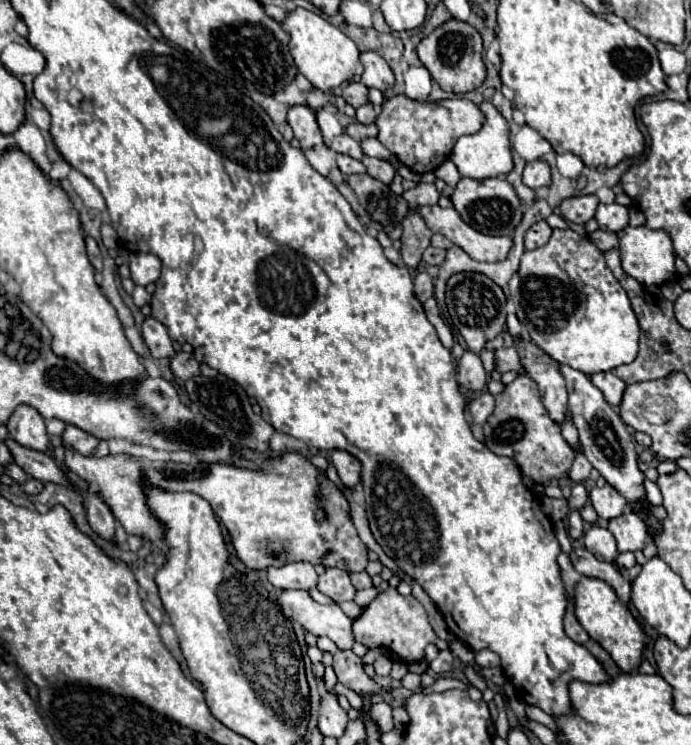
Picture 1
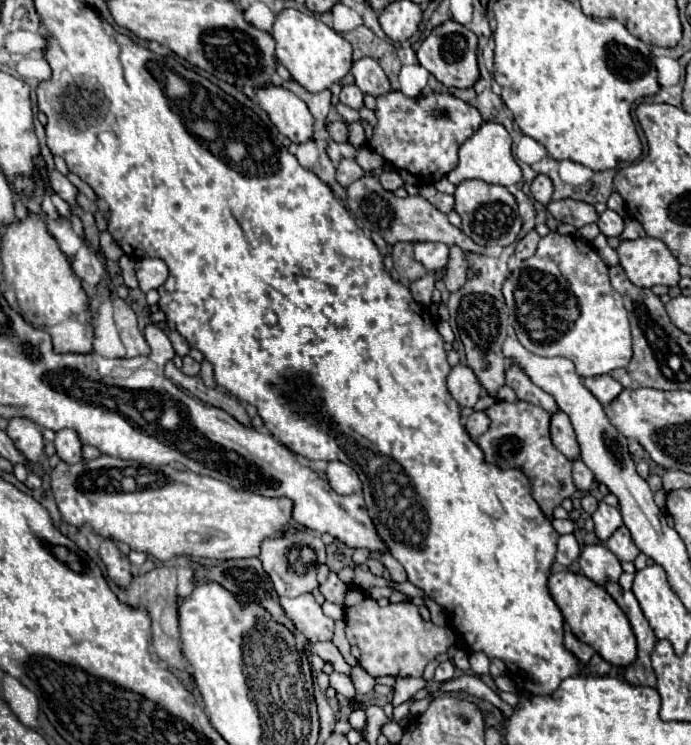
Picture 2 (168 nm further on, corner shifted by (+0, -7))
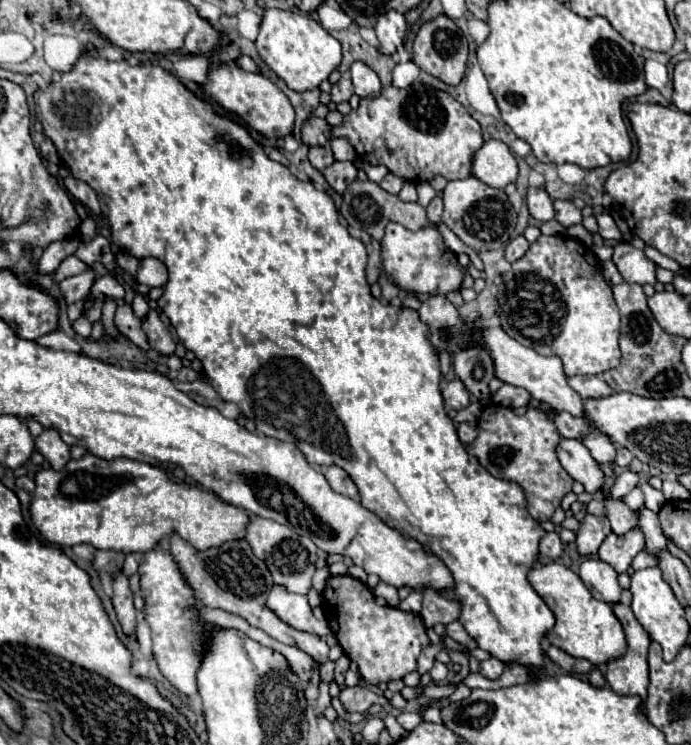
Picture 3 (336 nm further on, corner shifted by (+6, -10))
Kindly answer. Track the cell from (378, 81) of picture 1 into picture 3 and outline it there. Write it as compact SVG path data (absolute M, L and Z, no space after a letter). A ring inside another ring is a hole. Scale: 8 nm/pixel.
M361 61L351 65L351 81L355 87L355 95L359 95L361 99L373 99L381 95L381 81L377 73Z

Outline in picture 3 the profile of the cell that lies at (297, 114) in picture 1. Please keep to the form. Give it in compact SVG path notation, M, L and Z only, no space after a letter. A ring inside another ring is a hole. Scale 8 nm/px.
M213 65L209 69L209 81L203 85L203 89L219 105L237 113L247 125L251 125L269 139L283 139L293 133L293 123L295 123L293 105L289 103L287 95L261 73L247 73L241 67Z

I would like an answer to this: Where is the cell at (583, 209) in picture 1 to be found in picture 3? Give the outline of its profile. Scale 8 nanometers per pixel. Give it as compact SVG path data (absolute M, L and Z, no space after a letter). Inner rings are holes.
M555 201L555 219L563 227L571 227L581 223L581 209L573 201Z

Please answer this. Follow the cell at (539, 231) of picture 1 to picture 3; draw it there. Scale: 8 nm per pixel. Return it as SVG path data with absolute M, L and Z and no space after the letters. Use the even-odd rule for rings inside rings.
M519 235L519 237L515 237L515 239L507 245L507 249L505 249L505 259L507 259L509 263L515 263L517 259L521 259L521 257L527 253L527 249L529 249L529 241L527 241L523 235Z

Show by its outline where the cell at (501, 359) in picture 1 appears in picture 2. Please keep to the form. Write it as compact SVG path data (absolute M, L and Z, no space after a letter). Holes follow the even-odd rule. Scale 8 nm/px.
M511 366L509 372L507 372L507 386L515 390L517 398L519 400L525 400L529 404L535 404L535 406L541 406L543 410L547 410L549 414L555 414L557 412L557 404L555 404L555 398L551 394L547 394L545 390L541 390L539 386L535 386L529 376L519 368L519 366Z

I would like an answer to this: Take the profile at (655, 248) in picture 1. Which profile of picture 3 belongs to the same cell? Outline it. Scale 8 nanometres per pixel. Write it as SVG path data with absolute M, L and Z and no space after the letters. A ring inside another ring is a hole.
M621 241L619 245L615 245L615 253L613 253L613 263L617 265L619 273L623 275L623 279L627 283L637 283L637 285L655 285L657 277L655 277L655 269L657 265L645 257L645 253L637 247L633 247L631 243Z

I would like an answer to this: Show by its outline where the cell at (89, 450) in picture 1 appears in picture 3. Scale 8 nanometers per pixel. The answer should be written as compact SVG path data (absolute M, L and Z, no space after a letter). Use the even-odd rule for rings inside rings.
M45 429L45 431L37 437L35 447L37 447L37 451L51 463L51 467L53 467L55 471L61 471L61 469L67 465L67 461L71 459L71 457L69 457L71 447L61 441L61 437L57 435L57 431Z

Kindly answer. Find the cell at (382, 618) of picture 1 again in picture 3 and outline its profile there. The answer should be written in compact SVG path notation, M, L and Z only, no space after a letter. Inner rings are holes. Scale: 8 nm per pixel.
M349 575L331 577L327 581L323 605L327 609L331 631L335 633L345 655L357 663L359 675L367 685L403 679L407 673L417 669L417 657L421 655L421 649L431 645L421 615L389 605L377 605L369 587Z

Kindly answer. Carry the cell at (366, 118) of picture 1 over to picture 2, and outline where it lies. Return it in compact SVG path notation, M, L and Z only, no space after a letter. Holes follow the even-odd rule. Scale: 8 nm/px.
M361 122L349 124L349 144L353 144L355 148L361 148L365 144L365 132L363 132Z

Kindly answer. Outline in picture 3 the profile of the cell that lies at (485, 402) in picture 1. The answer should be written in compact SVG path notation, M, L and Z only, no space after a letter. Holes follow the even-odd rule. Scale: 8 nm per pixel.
M459 423L459 427L457 427L457 433L459 433L459 439L461 439L461 443L471 443L475 437L477 437L477 427L475 425L471 425L471 423Z

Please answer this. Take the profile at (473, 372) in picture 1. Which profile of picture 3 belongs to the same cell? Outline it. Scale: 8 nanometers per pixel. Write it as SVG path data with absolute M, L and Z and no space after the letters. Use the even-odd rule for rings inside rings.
M453 379L453 381L449 381L445 385L443 399L445 399L447 407L451 407L455 411L461 411L461 409L465 409L469 405L469 391L461 383L461 379Z

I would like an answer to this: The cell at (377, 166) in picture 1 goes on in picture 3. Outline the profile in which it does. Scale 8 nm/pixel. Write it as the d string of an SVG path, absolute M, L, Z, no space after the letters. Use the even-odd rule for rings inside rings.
M387 173L387 175L383 177L383 181L379 183L379 187L385 189L385 191L389 191L389 193L393 193L393 195L397 195L397 193L401 191L403 183L405 183L405 181L403 181L401 177L397 177L397 175L393 175L393 173Z

